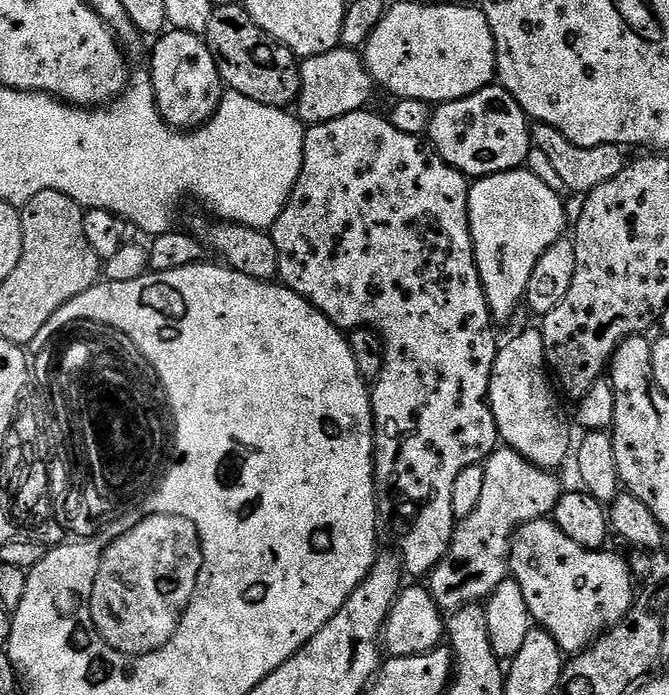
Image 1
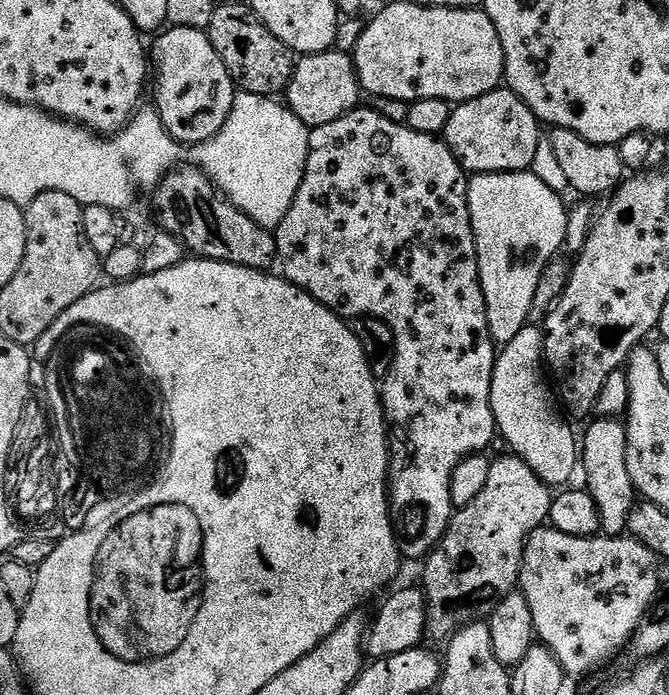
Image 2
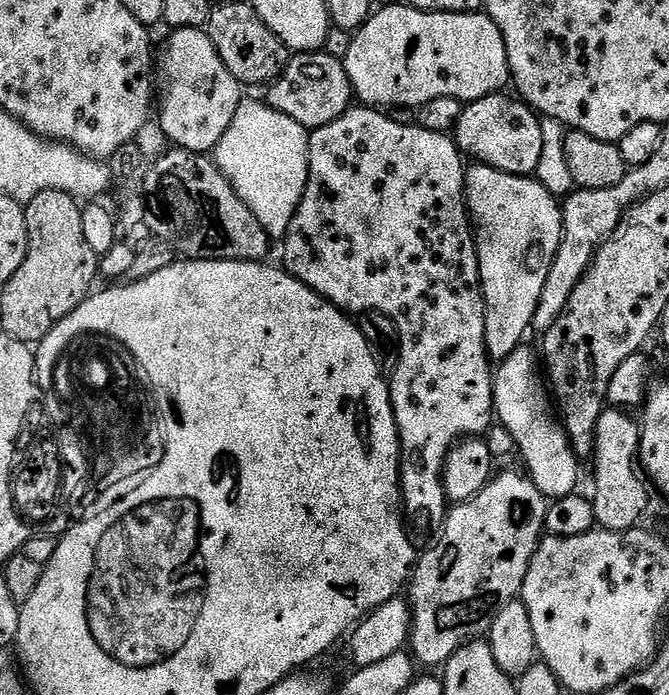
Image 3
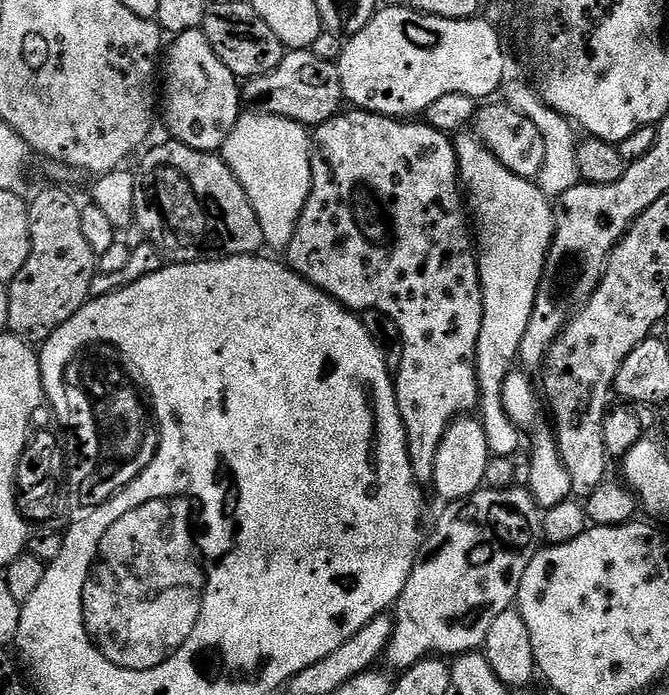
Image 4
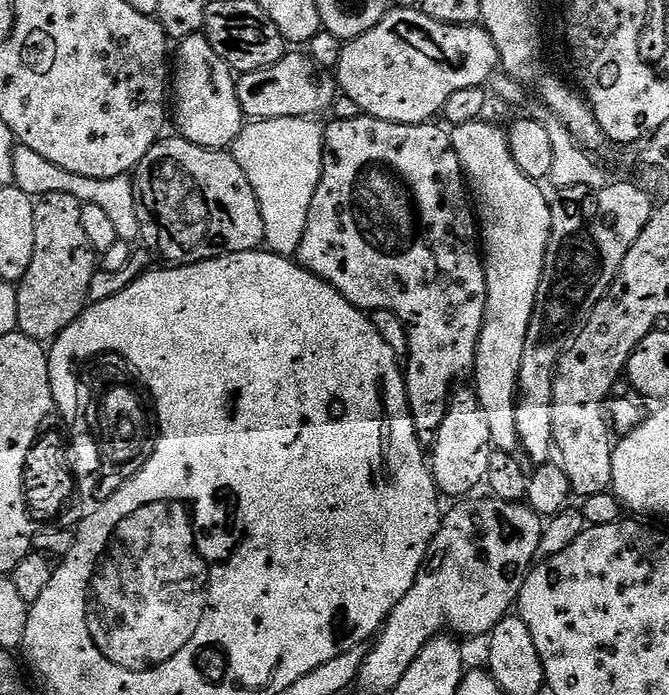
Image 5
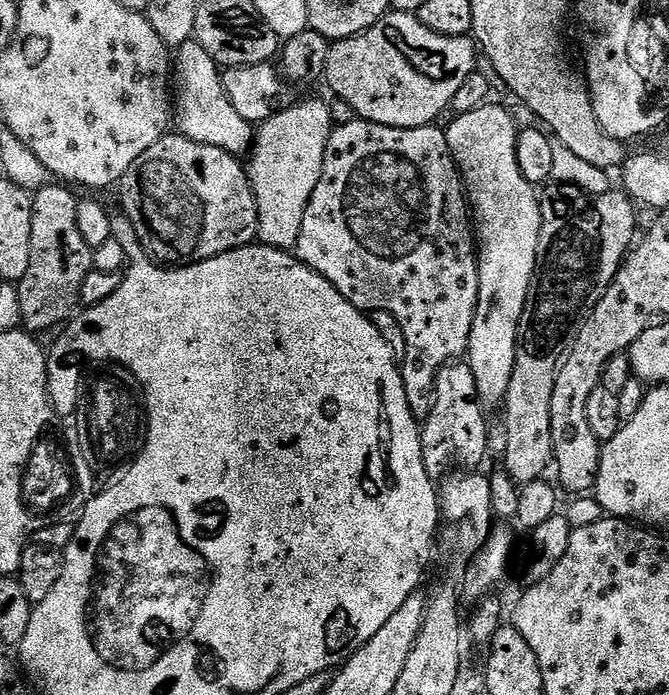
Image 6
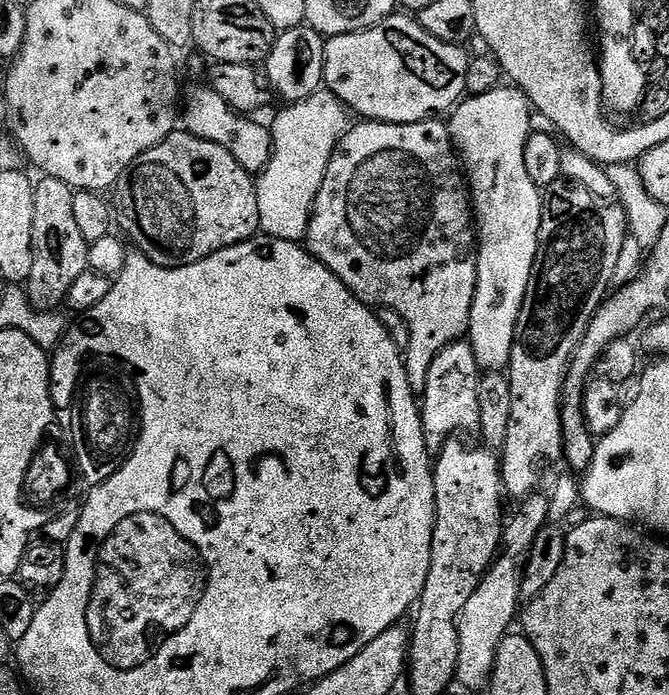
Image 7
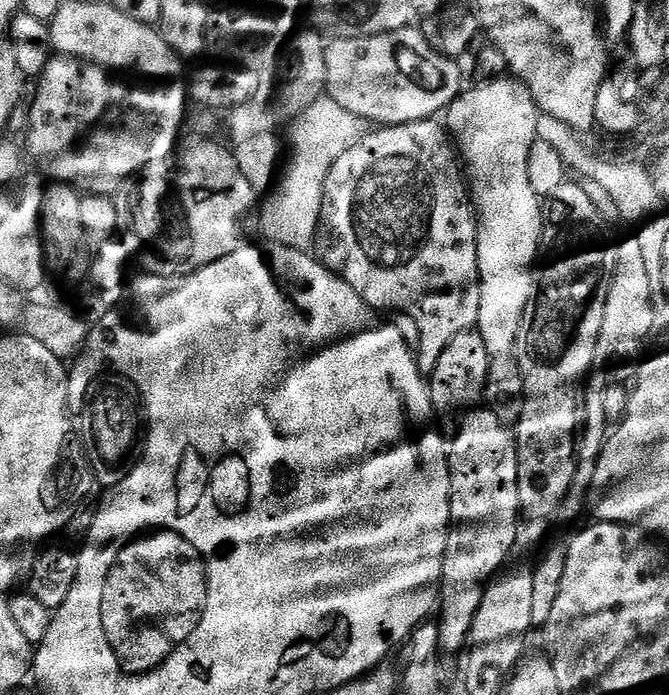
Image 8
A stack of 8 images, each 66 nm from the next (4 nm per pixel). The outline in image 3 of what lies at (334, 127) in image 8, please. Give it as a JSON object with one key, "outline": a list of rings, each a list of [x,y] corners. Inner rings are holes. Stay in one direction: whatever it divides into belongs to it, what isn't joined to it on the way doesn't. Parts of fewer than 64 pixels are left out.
{"outline":[[[241,99],[234,122],[222,134],[214,149],[220,173],[232,183],[232,189],[250,206],[254,218],[262,222],[273,241],[283,241],[300,205],[308,181],[309,129],[294,118],[271,108],[263,99]]]}

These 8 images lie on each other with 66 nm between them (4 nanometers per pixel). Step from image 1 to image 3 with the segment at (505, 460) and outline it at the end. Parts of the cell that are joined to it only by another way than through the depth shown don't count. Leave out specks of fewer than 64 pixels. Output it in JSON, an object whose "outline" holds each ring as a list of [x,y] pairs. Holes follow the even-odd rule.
{"outline":[[[523,471],[520,472],[493,475],[477,496],[461,504],[452,504],[438,529],[440,537],[436,545],[419,553],[410,577],[410,652],[417,665],[447,664],[463,644],[483,637],[498,610],[523,593],[526,570],[546,532],[544,519],[550,500]]]}

